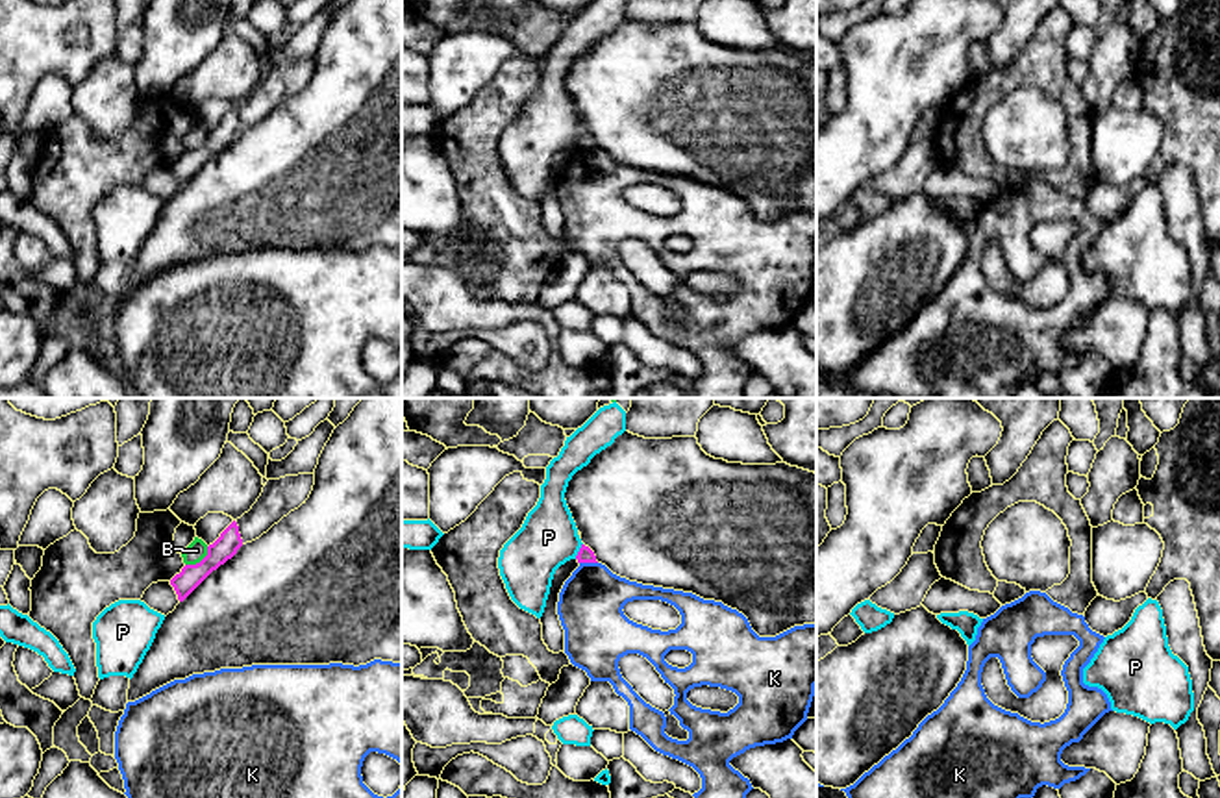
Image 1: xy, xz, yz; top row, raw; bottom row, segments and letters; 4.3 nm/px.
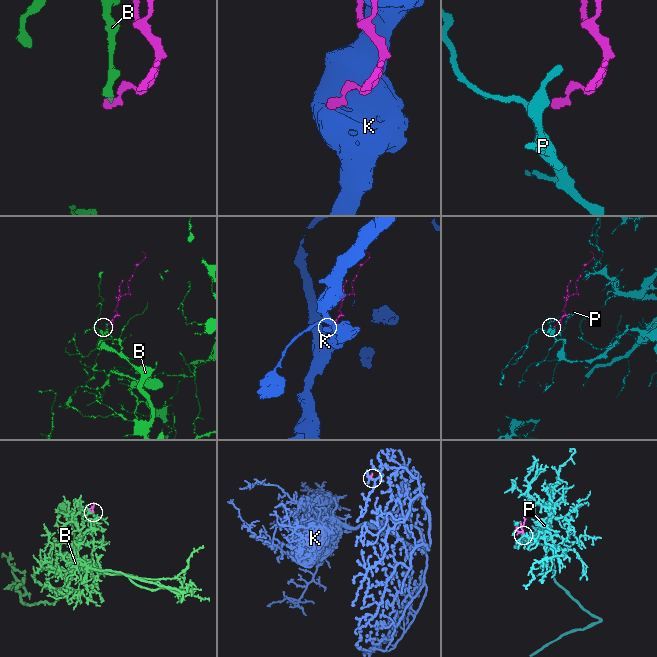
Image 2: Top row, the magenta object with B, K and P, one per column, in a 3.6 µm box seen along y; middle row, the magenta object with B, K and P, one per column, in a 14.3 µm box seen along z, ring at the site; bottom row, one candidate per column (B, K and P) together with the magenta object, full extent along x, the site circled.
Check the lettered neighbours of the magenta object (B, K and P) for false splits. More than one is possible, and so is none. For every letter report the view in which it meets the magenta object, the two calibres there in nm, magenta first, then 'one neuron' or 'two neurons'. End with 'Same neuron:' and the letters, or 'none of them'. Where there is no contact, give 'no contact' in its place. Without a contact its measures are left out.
B: xy | 100/90 nm | two neurons
K: xz | 70/280 nm | two neurons
P: xz | 70/260 nm | two neurons
Same neuron: none of them

